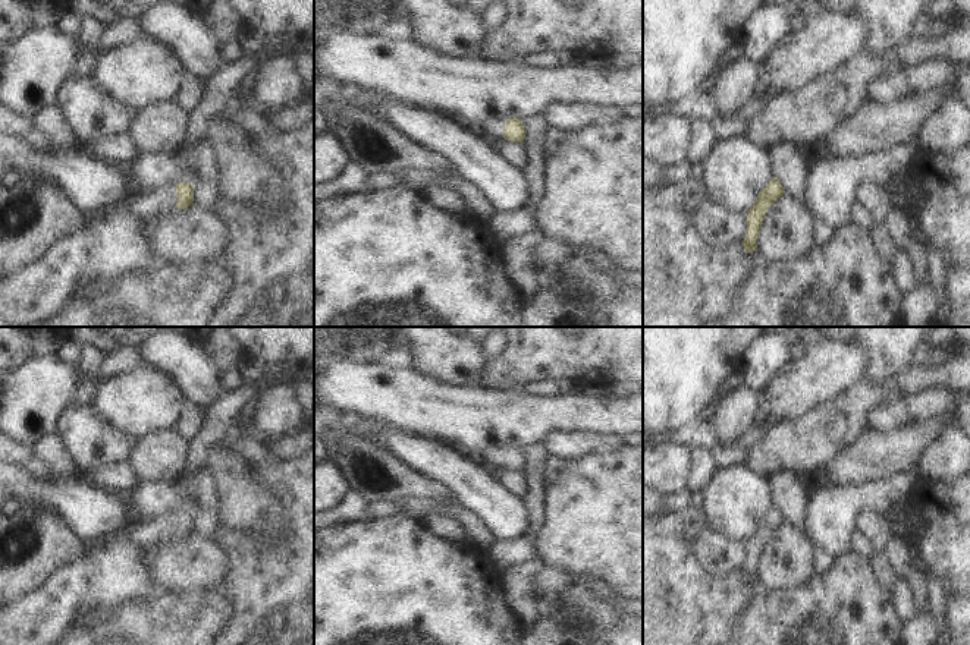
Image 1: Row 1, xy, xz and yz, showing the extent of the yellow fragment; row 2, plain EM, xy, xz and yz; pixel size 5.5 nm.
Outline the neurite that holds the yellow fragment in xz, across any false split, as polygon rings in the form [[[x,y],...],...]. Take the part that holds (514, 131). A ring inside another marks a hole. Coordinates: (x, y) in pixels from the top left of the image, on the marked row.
[[[519,119],[489,120],[481,125],[481,132],[489,132],[496,138],[524,144],[525,129]]]

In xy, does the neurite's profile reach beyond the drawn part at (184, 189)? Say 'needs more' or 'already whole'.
needs more

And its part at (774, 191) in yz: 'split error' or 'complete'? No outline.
complete

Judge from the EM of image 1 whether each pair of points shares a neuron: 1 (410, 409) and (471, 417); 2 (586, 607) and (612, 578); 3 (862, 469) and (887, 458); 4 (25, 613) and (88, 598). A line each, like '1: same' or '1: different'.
1: same
2: different
3: same
4: same

